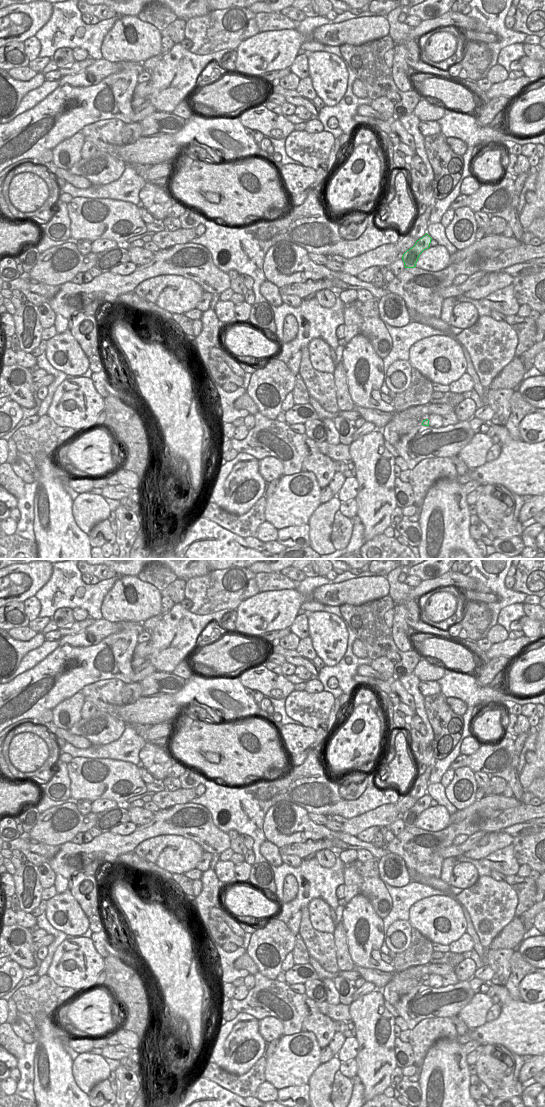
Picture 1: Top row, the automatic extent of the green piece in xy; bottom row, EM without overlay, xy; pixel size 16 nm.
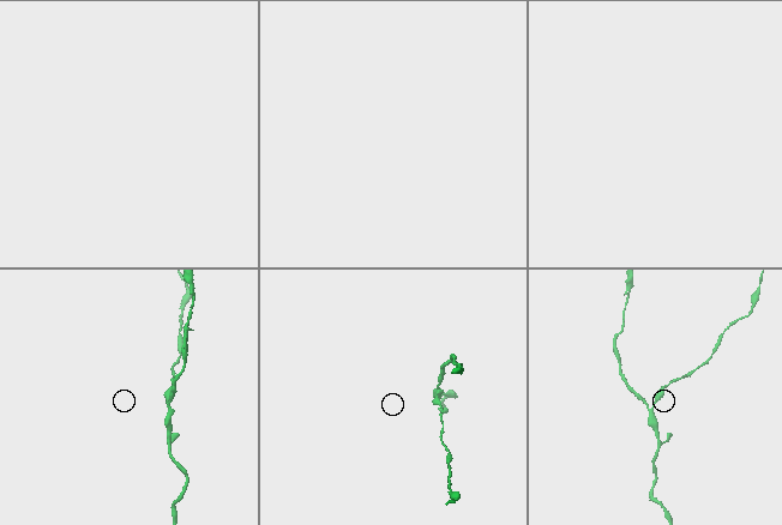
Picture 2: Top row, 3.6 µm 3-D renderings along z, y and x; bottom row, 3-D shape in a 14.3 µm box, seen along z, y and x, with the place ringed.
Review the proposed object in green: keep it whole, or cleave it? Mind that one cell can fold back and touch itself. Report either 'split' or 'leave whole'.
leave whole

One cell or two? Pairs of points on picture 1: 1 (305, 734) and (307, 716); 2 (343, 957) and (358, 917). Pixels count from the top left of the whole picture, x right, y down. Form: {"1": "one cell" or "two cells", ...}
{"1": "two cells", "2": "two cells"}

